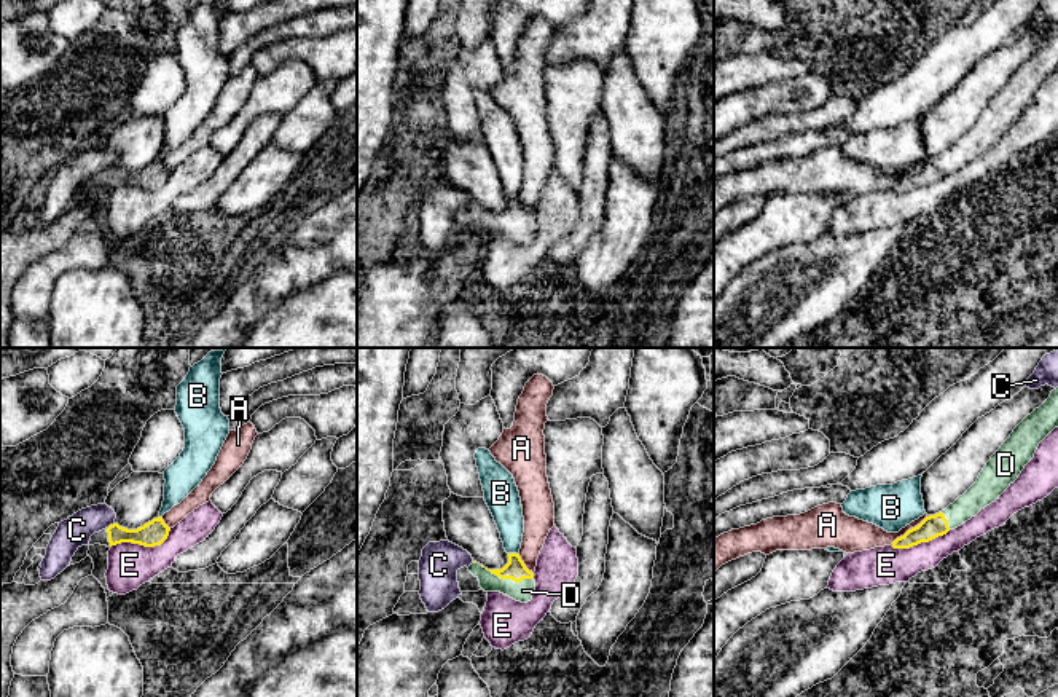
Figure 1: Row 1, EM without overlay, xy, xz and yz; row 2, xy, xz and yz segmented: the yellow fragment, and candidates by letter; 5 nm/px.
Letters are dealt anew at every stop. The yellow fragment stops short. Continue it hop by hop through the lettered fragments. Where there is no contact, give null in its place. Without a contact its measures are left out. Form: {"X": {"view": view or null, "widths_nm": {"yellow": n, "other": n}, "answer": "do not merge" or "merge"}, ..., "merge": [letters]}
{"A": {"view": "yz", "widths_nm": {"yellow": 120, "other": 140}, "answer": "do not merge"}, "B": {"view": "xz", "widths_nm": {"yellow": 110, "other": 160}, "answer": "do not merge"}, "C": {"view": "xy", "widths_nm": {"yellow": 130, "other": 160}, "answer": "do not merge"}, "D": {"view": "xz", "widths_nm": {"yellow": 110, "other": 100}, "answer": "merge"}, "E": {"view": "xy", "widths_nm": {"yellow": 130, "other": 220}, "answer": "do not merge"}, "merge": ["D"]}

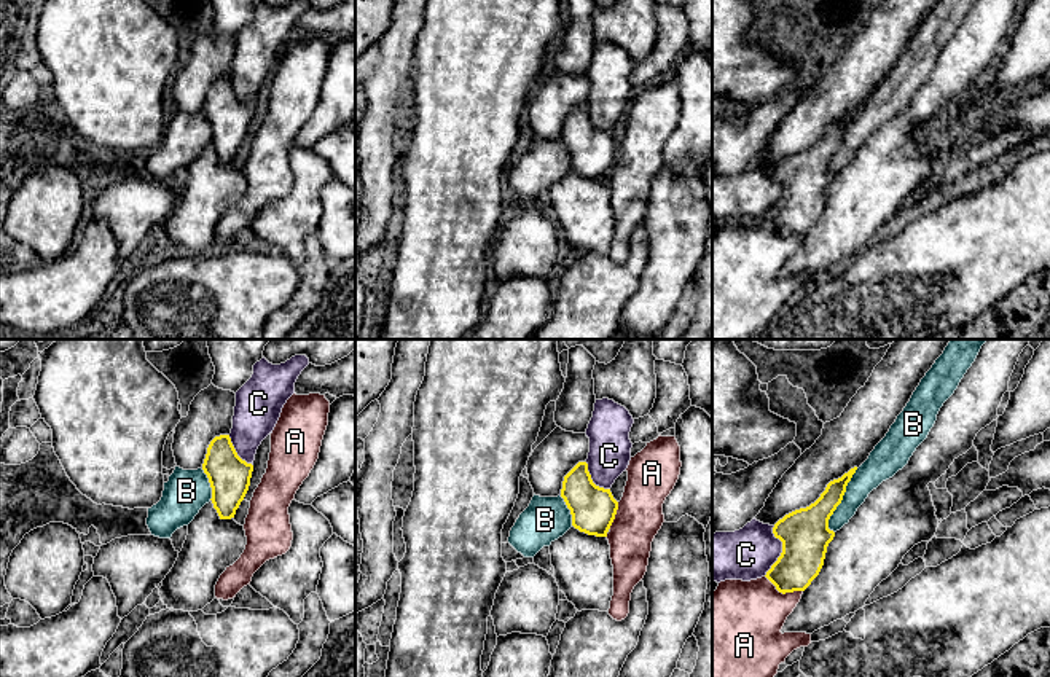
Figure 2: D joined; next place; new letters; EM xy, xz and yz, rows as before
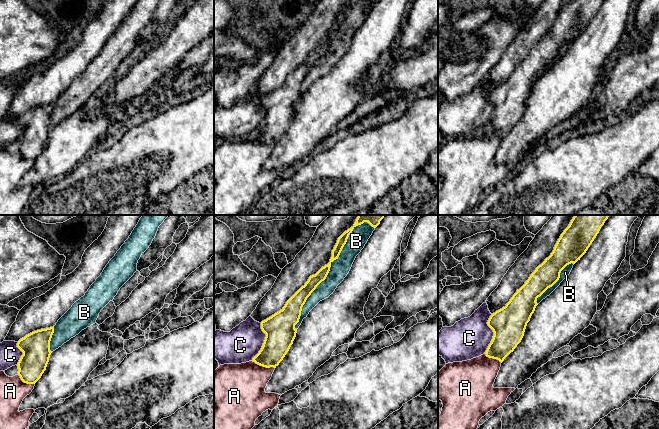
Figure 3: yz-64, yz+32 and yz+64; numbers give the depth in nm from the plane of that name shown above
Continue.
{"A": {"view": "yz", "widths_nm": {"yellow": 220, "other": 400}, "answer": "do not merge"}, "B": {"view": "yz", "widths_nm": {"yellow": 240, "other": 150}, "answer": "do not merge"}, "C": {"view": "yz", "widths_nm": {"yellow": 240, "other": 260}, "answer": "do not merge"}, "merge": []}

